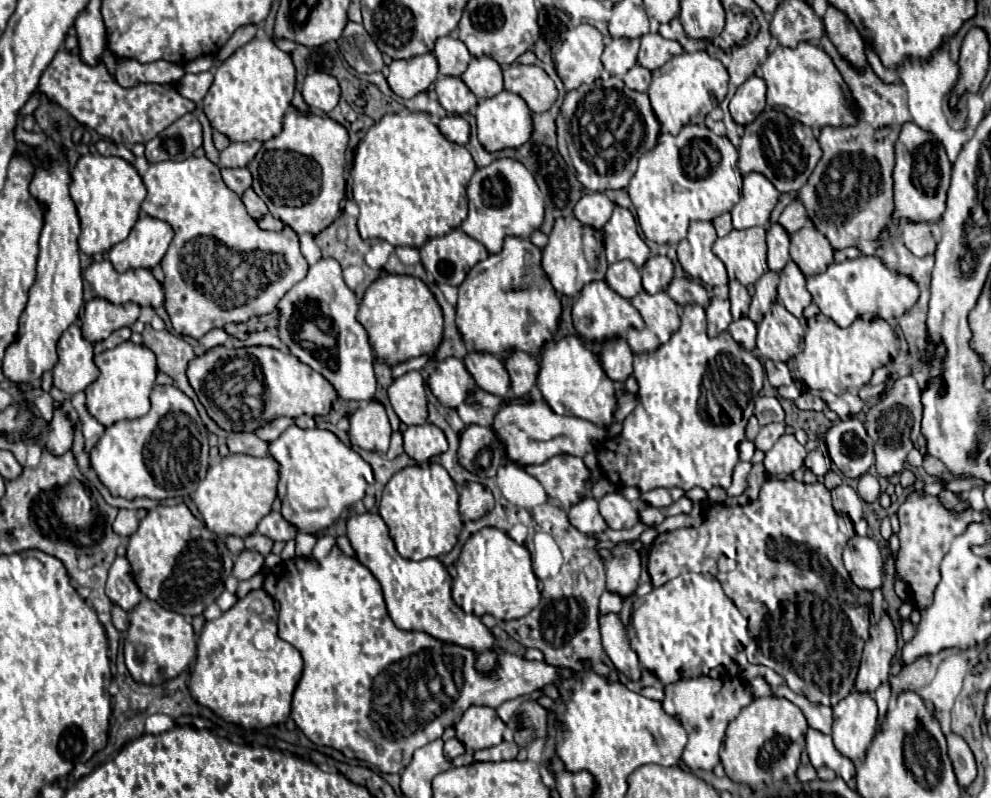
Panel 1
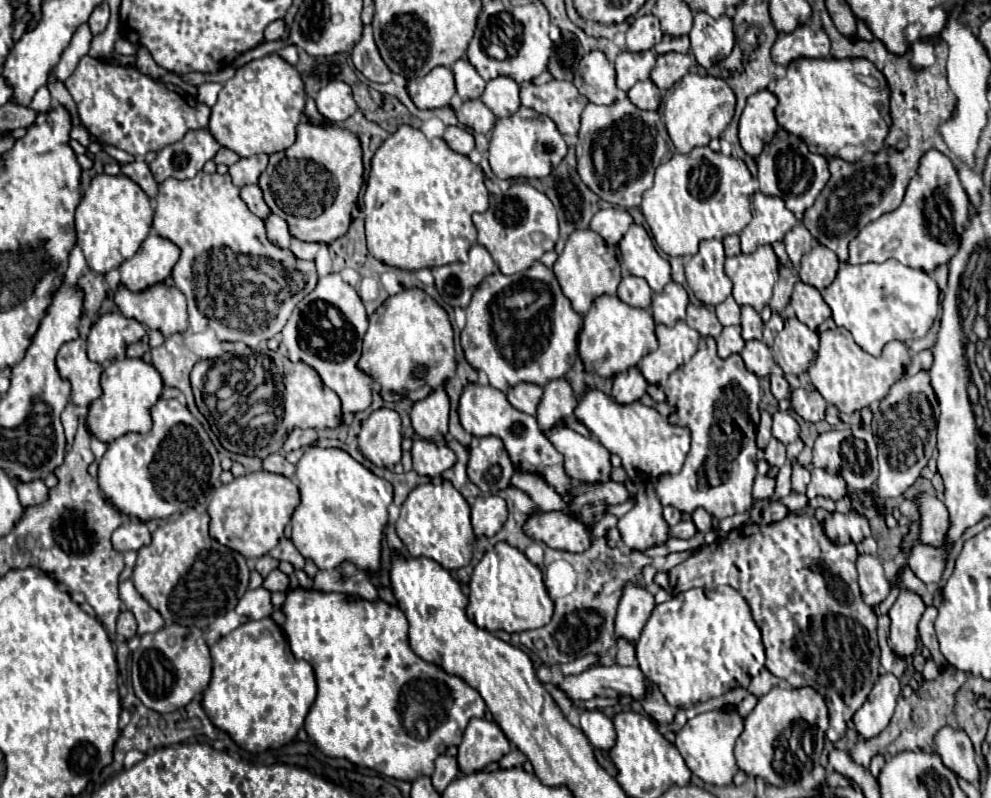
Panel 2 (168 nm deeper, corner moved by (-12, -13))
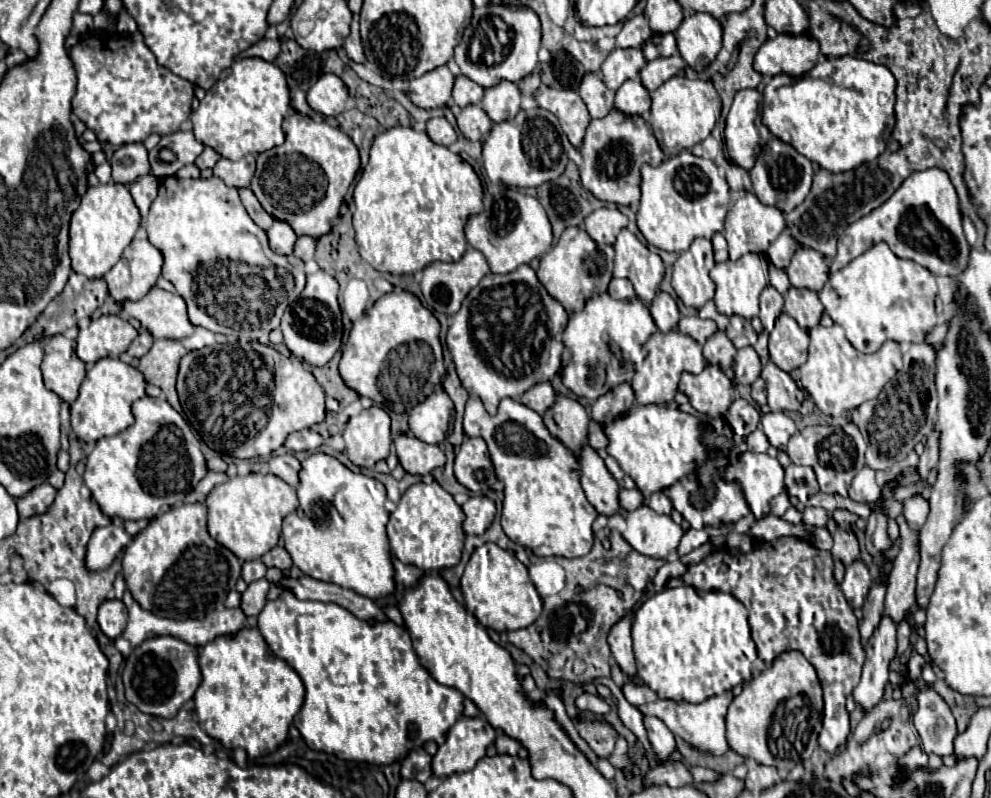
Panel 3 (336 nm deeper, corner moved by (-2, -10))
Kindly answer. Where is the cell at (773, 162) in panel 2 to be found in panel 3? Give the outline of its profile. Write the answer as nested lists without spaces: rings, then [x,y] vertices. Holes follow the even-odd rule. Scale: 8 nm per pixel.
[[[771,136],[769,142],[765,144],[765,148],[759,152],[757,162],[749,174],[751,174],[755,196],[759,198],[759,202],[767,204],[767,206],[777,206],[781,212],[789,214],[795,206],[799,206],[805,200],[805,196],[811,190],[813,164],[805,156],[797,154],[797,150],[793,150],[793,146]]]

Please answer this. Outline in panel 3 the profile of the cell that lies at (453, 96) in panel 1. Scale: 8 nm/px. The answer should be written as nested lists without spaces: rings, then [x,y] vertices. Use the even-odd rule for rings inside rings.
[[[473,104],[473,106],[467,106],[459,112],[457,116],[457,126],[459,130],[463,132],[463,136],[471,142],[477,142],[477,140],[485,140],[493,122],[491,118],[485,114],[485,110],[479,106],[479,104]]]

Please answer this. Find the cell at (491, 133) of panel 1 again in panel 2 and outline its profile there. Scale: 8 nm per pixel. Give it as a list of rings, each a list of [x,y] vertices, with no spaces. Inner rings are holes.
[[[519,107],[517,113],[497,119],[491,131],[489,141],[489,165],[499,179],[515,179],[515,177],[545,177],[567,153],[567,145],[561,139],[555,123],[533,109]]]

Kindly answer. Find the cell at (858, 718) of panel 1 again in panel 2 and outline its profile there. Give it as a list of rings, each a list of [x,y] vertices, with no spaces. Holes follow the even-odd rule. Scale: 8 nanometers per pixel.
[[[883,673],[869,693],[863,707],[853,715],[855,731],[861,741],[869,741],[877,737],[891,721],[897,695],[901,693],[899,679],[891,673]]]

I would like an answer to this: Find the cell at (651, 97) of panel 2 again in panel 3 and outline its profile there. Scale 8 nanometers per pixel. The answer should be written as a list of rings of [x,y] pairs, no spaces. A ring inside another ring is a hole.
[[[627,80],[615,96],[615,108],[627,116],[645,114],[651,108],[651,98],[639,80]]]

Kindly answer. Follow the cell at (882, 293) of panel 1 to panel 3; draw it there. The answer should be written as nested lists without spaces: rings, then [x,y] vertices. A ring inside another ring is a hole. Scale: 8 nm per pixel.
[[[885,242],[873,244],[843,270],[831,274],[819,292],[825,312],[835,324],[843,326],[853,348],[865,354],[877,352],[885,340],[923,342],[925,334],[937,324],[935,296],[935,276],[913,260],[895,256]]]

